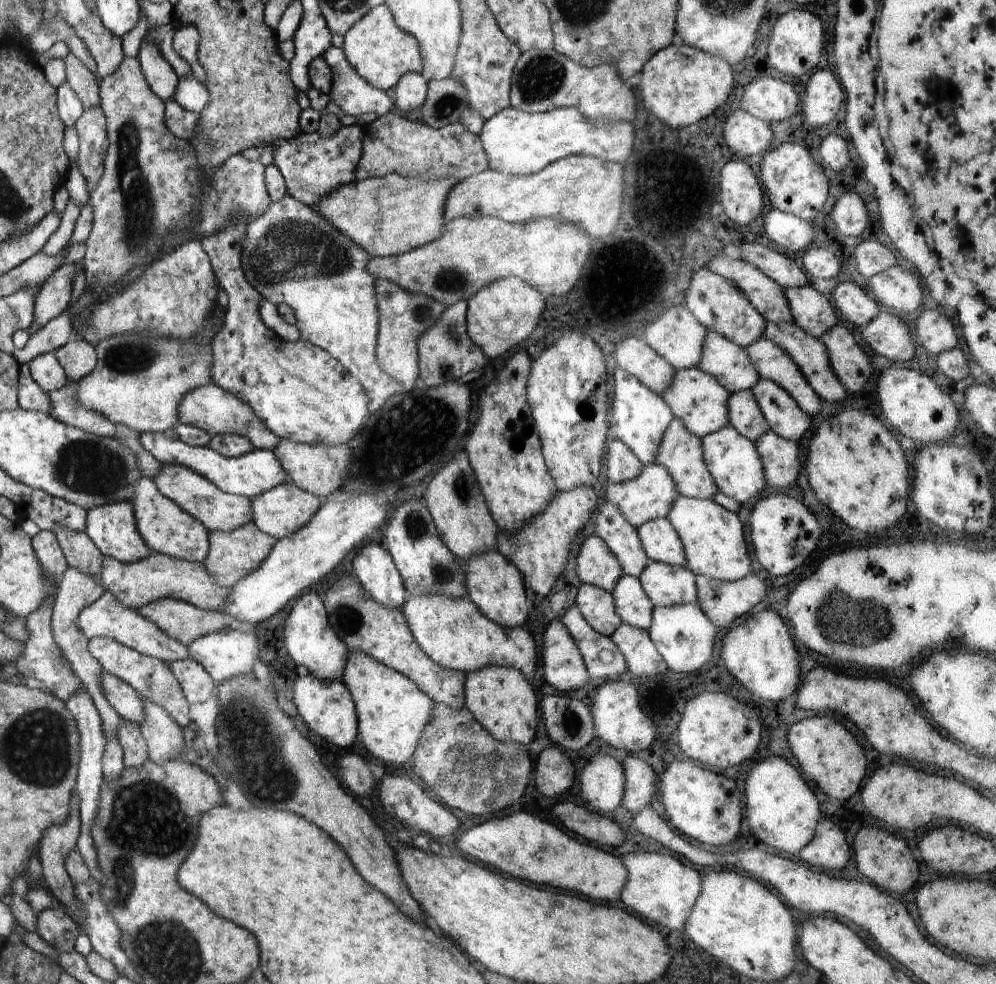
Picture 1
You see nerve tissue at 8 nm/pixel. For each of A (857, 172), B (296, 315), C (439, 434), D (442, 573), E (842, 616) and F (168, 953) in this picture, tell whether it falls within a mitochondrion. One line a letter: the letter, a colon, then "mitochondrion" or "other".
A: other
B: other
C: mitochondrion
D: mitochondrion
E: mitochondrion
F: mitochondrion

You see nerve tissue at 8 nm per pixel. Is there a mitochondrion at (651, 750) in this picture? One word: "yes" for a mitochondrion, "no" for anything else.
no

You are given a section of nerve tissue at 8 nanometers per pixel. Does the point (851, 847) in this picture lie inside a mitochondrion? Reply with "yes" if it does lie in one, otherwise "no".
no

